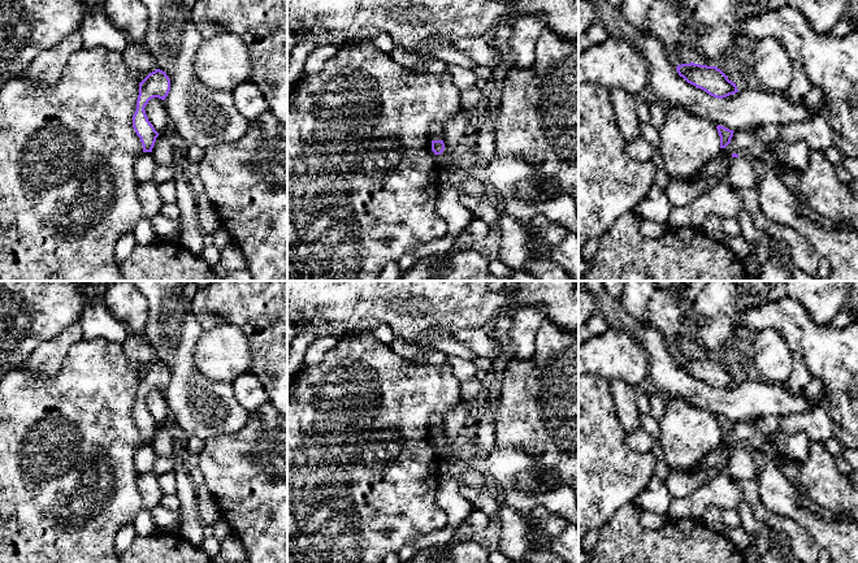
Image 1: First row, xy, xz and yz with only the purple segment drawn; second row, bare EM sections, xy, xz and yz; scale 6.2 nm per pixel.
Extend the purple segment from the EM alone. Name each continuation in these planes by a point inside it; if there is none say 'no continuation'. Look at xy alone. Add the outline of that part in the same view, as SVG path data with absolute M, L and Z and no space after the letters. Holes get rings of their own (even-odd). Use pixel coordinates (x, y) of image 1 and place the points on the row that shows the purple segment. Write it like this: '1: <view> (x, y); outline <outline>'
no continuation

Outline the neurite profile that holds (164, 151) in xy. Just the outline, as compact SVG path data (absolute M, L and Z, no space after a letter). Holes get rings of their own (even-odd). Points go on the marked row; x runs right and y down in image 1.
M159 134L152 148L152 156L157 165L174 165L178 156L178 150L174 139L168 134Z

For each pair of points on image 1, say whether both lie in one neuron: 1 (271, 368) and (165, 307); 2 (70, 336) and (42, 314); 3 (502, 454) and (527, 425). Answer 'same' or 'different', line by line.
1: different
2: different
3: different

